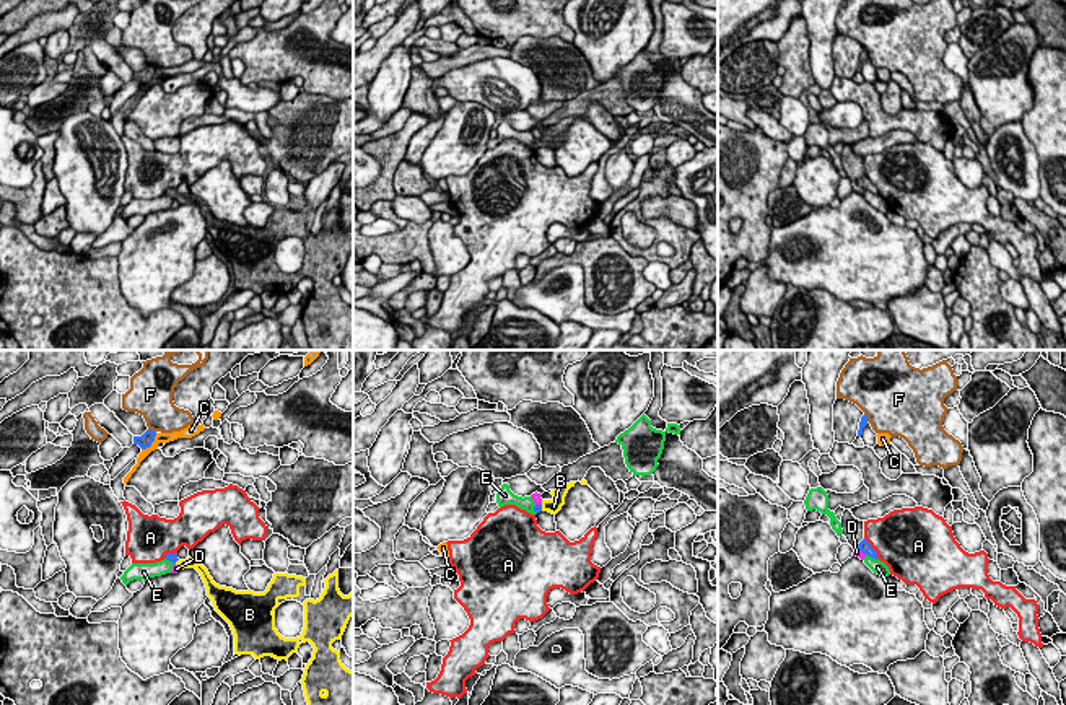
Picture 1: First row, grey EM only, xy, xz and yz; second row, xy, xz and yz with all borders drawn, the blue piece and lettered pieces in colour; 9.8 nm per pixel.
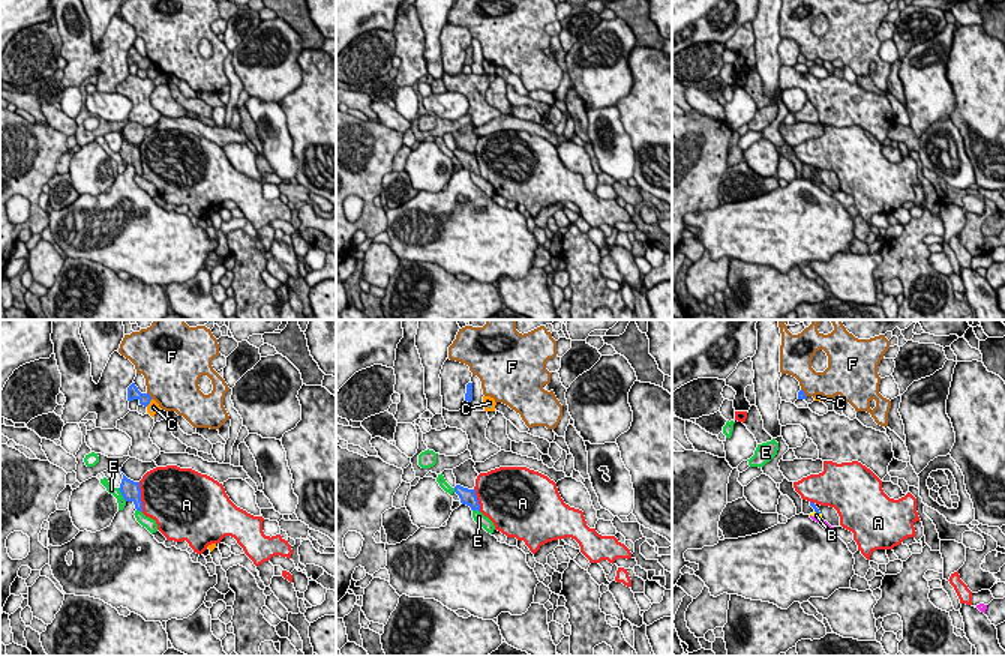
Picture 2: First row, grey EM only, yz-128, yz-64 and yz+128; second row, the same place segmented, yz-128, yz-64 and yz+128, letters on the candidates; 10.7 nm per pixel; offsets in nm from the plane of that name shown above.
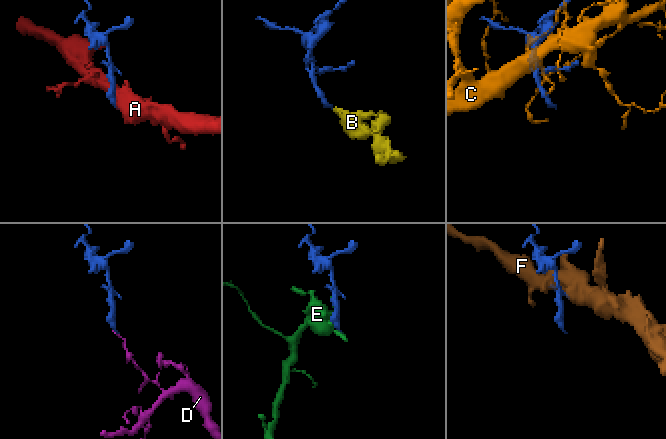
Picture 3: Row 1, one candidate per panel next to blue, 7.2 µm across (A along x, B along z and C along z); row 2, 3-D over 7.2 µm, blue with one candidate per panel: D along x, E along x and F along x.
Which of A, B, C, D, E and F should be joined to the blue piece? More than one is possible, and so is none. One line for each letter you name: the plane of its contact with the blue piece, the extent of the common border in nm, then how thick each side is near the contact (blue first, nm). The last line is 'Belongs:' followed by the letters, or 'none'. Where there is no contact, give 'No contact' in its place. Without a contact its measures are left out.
B: Touches blue in xz. Shared border 70 nm. Thickness 90 nm (blue) against 140 nm
Belongs: B

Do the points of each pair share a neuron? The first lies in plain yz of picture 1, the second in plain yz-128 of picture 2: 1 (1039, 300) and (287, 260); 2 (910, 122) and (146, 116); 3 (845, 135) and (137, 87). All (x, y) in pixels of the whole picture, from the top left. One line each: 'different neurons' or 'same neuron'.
1: same neuron
2: same neuron
3: different neurons

